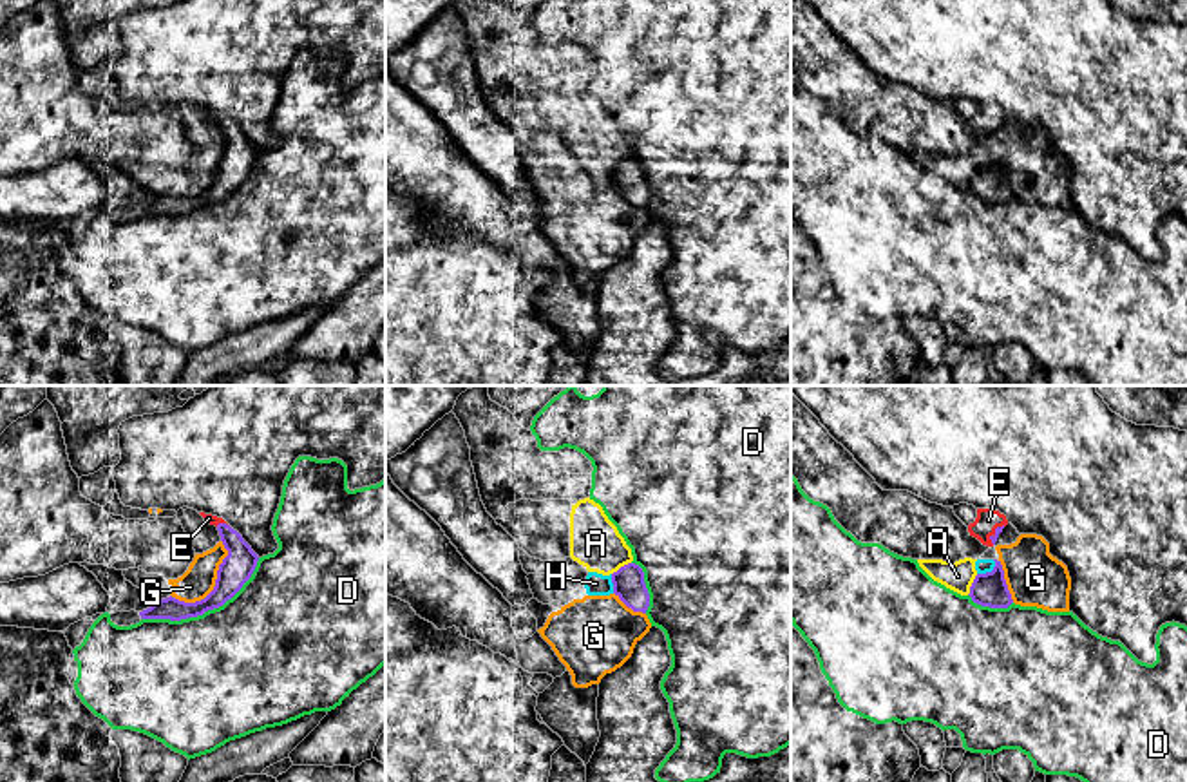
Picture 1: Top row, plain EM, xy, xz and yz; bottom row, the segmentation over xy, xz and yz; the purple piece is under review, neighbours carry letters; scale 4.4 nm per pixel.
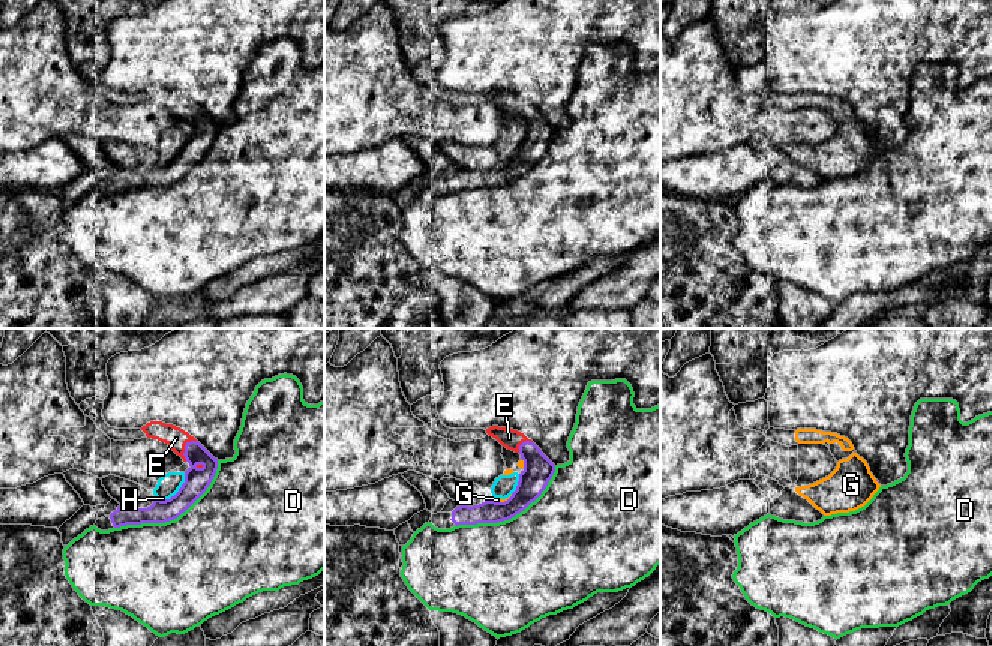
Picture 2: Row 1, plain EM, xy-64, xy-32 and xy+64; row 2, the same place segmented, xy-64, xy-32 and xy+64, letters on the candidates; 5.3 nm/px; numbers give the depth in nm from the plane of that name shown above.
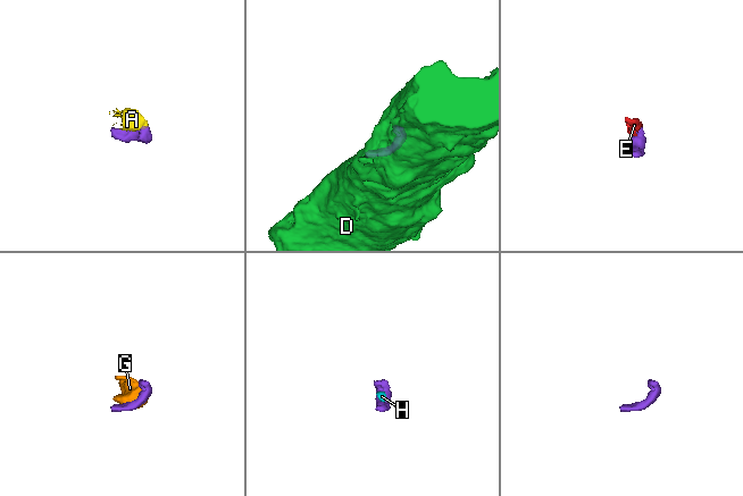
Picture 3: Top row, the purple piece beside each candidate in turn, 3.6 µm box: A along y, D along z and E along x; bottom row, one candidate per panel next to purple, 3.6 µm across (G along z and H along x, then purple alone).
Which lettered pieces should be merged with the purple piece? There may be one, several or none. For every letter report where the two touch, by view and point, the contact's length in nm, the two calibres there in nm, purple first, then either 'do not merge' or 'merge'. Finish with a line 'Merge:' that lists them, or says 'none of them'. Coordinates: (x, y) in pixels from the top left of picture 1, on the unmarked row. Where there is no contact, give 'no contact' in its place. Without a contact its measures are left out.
A: contact yz (972, 180); length 110 nm; calibres 150 and 130 nm; do not merge
D: contact xy (205, 205); length 600 nm; calibres 140 and 480 nm; do not merge
E: contact yz (996, 127); length 110 nm; calibres 30 and 100 nm; merge
G: contact xy (216, 180); length 340 nm; calibres 140 and 150 nm; do not merge
H: contact yz (988, 167); length 110 nm; calibres 150 and 60 nm; do not merge
Merge: E

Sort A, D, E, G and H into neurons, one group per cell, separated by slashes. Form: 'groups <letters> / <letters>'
groups A G H / D / E

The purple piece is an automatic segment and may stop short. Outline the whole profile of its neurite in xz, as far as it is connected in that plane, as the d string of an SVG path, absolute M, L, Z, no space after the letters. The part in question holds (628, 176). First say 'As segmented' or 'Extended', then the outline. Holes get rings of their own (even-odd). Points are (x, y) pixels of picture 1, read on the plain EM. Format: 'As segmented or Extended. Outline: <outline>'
As segmented. Outline: M628 157L612 168L613 188L633 206L646 208L650 188L644 177L644 167L639 159Z

